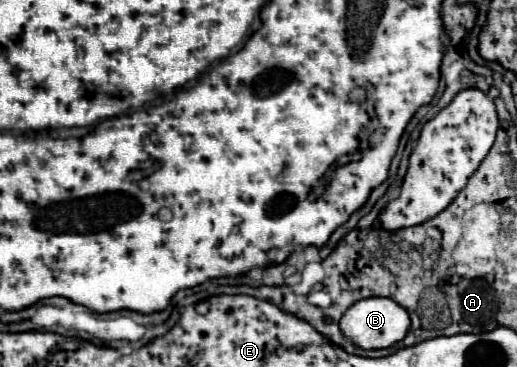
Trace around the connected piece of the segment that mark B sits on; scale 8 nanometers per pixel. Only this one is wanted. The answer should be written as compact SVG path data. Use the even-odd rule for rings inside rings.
M369 297L369 299L361 299L355 305L351 305L345 311L339 327L345 333L345 337L353 339L359 347L363 347L363 349L383 349L383 347L391 347L391 345L405 339L405 335L411 327L411 319L407 315L407 309L401 307L399 303L395 303L393 299L389 299L389 297Z

